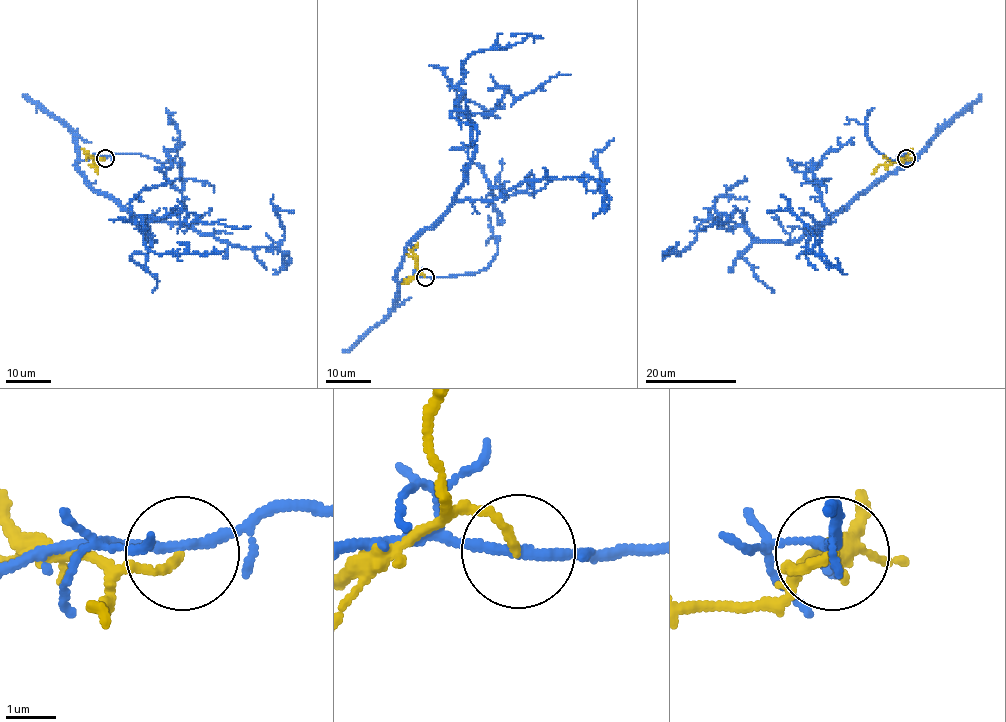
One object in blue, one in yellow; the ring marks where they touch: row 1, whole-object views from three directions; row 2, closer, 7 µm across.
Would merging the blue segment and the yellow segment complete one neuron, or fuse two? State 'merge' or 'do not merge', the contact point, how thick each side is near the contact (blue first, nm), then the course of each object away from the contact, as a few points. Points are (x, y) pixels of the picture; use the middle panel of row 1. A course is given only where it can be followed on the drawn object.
do not merge; at (425, 277); 200 nm thick on the blue side, 160 nm on the other; blue runs (425, 277), (399, 281), (396, 272), (469, 168), (472, 127), (456, 86), (464, 62), (527, 36), (511, 34); yellow runs (425, 277), (417, 270), (412, 250), (418, 243)

